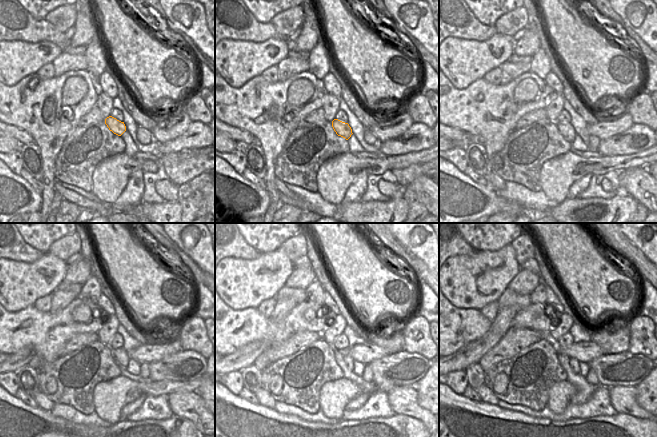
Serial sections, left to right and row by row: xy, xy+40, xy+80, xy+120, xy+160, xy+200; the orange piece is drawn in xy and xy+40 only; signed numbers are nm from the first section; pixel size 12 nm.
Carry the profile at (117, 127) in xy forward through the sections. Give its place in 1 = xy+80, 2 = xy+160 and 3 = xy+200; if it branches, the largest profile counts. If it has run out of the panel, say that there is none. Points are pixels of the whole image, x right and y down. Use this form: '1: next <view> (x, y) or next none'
1: next xy+80 (567, 130)
2: next xy+160 (348, 360)
3: next xy+200 (574, 363)

